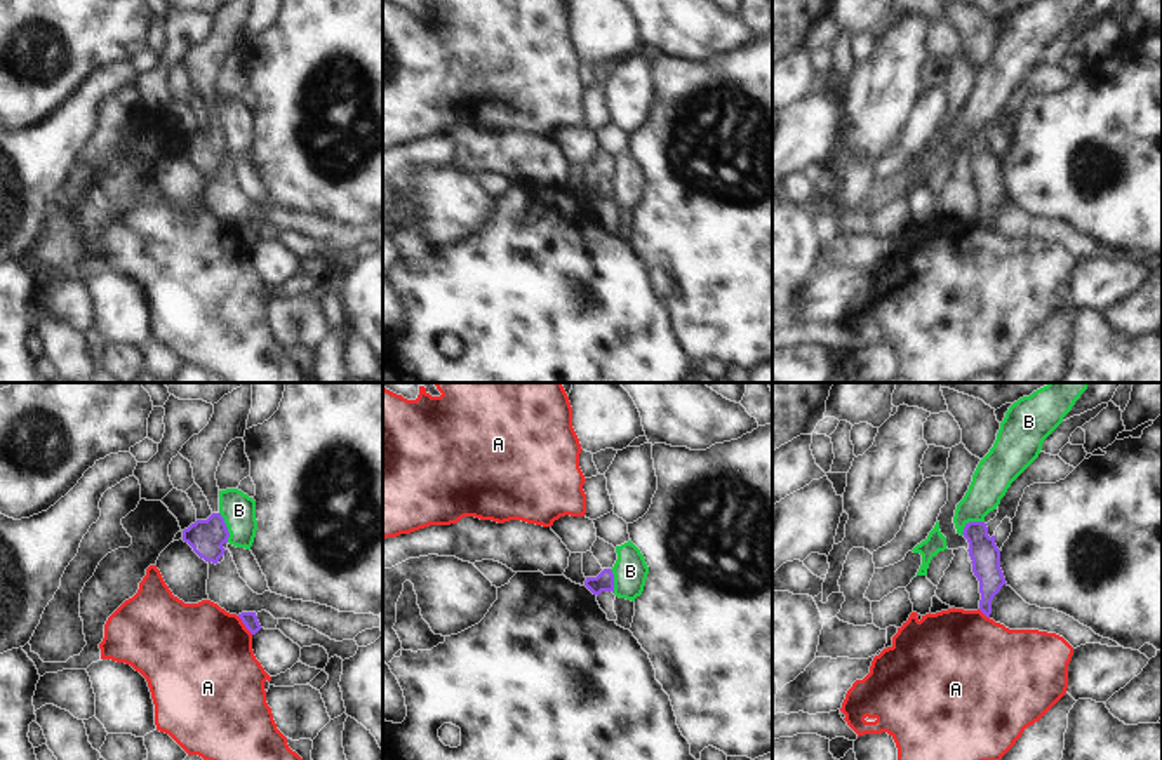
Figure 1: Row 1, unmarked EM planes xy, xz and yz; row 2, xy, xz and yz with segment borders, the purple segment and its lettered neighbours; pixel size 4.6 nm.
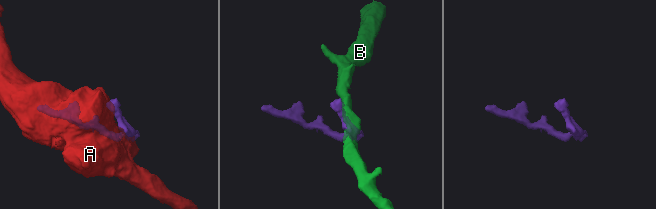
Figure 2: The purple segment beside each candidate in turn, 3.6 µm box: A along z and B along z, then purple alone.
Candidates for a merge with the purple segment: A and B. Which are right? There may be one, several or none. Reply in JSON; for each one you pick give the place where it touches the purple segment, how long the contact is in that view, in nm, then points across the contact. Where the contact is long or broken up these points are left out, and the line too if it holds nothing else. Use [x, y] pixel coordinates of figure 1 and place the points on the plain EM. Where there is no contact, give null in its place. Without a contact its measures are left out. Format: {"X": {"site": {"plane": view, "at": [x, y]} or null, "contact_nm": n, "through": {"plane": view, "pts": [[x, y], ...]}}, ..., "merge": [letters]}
{"merge": []}

